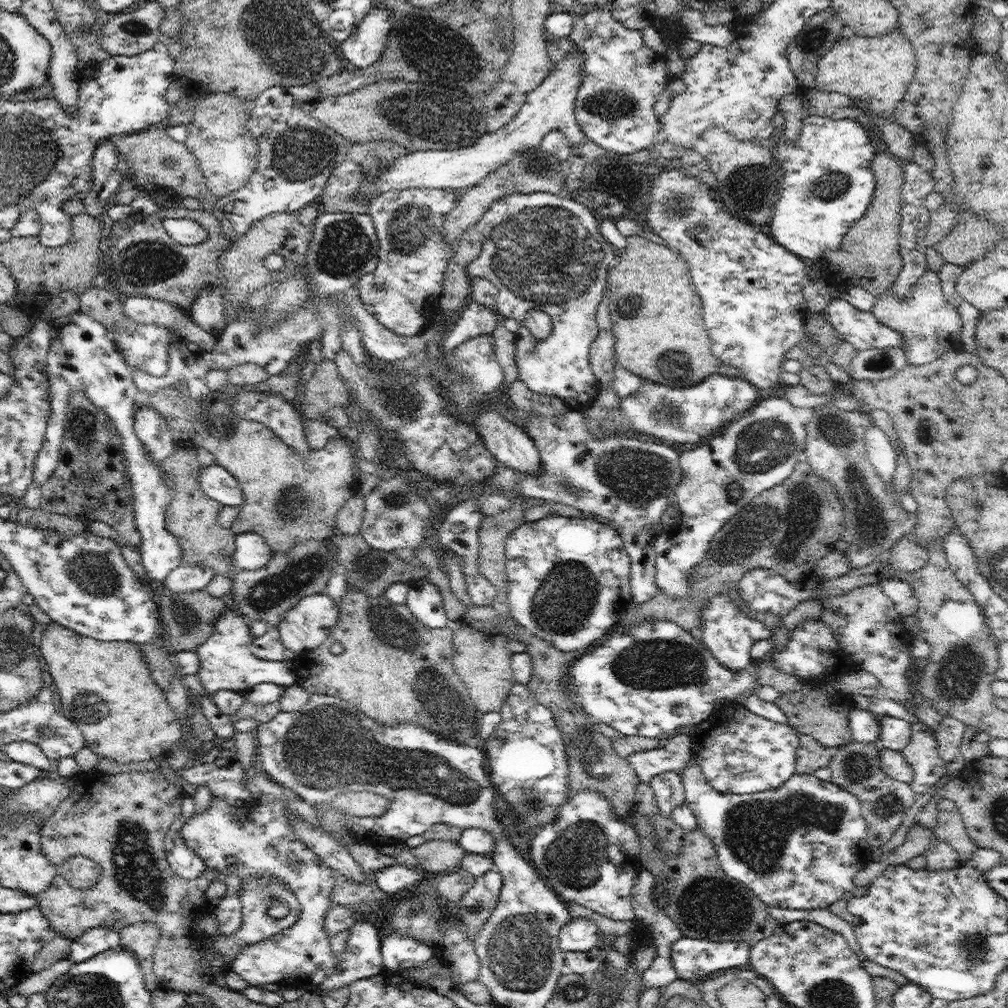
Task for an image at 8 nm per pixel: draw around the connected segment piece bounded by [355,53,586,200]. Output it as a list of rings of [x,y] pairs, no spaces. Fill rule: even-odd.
[[[570,53],[561,60],[552,72],[531,92],[517,115],[500,130],[484,133],[473,145],[456,150],[417,150],[399,156],[377,174],[373,183],[367,182],[355,193],[359,199],[365,194],[368,198],[377,197],[386,190],[405,188],[440,188],[455,189],[472,187],[480,184],[488,173],[507,164],[517,154],[529,148],[541,146],[542,139],[552,130],[559,130],[566,135],[571,145],[580,146],[586,140],[581,126],[576,122],[575,113],[579,102],[581,88],[581,56]],[[378,188],[378,189],[375,189]]]

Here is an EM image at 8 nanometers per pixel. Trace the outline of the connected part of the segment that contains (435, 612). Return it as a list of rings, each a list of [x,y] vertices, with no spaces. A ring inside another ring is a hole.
[[[424,578],[414,579],[407,595],[410,612],[428,628],[444,628],[450,624],[443,609],[443,599],[438,587]]]

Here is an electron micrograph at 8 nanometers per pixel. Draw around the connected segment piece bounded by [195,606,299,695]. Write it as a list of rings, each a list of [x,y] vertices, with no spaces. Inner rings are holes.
[[[227,606],[223,616],[215,624],[213,635],[195,650],[200,659],[197,674],[208,694],[212,695],[217,690],[233,690],[245,695],[253,686],[261,682],[274,683],[284,688],[297,684],[299,676],[292,662],[262,660],[254,656],[249,649],[252,639],[250,622],[234,607]]]

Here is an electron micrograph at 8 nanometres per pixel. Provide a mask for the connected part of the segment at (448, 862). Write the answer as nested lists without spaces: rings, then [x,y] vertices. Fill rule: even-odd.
[[[430,840],[411,848],[419,867],[431,875],[459,868],[466,851],[459,843],[448,840]]]

